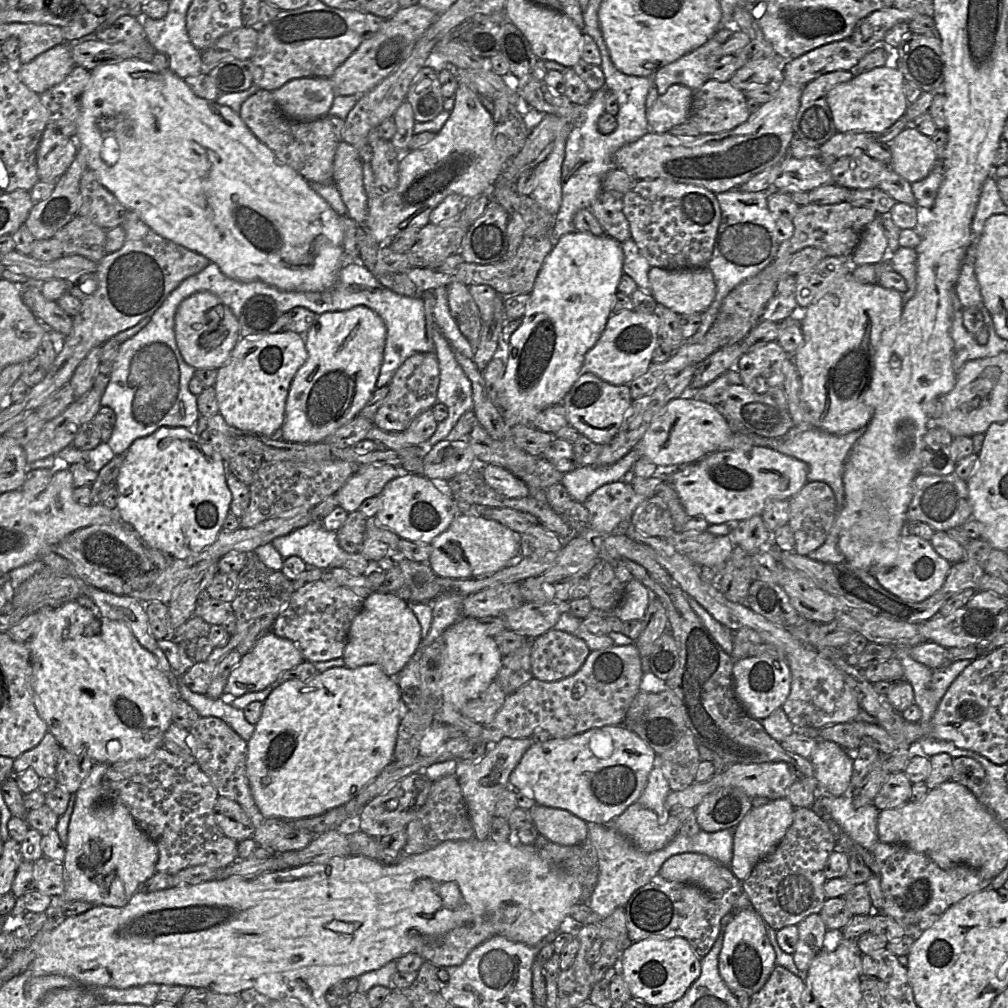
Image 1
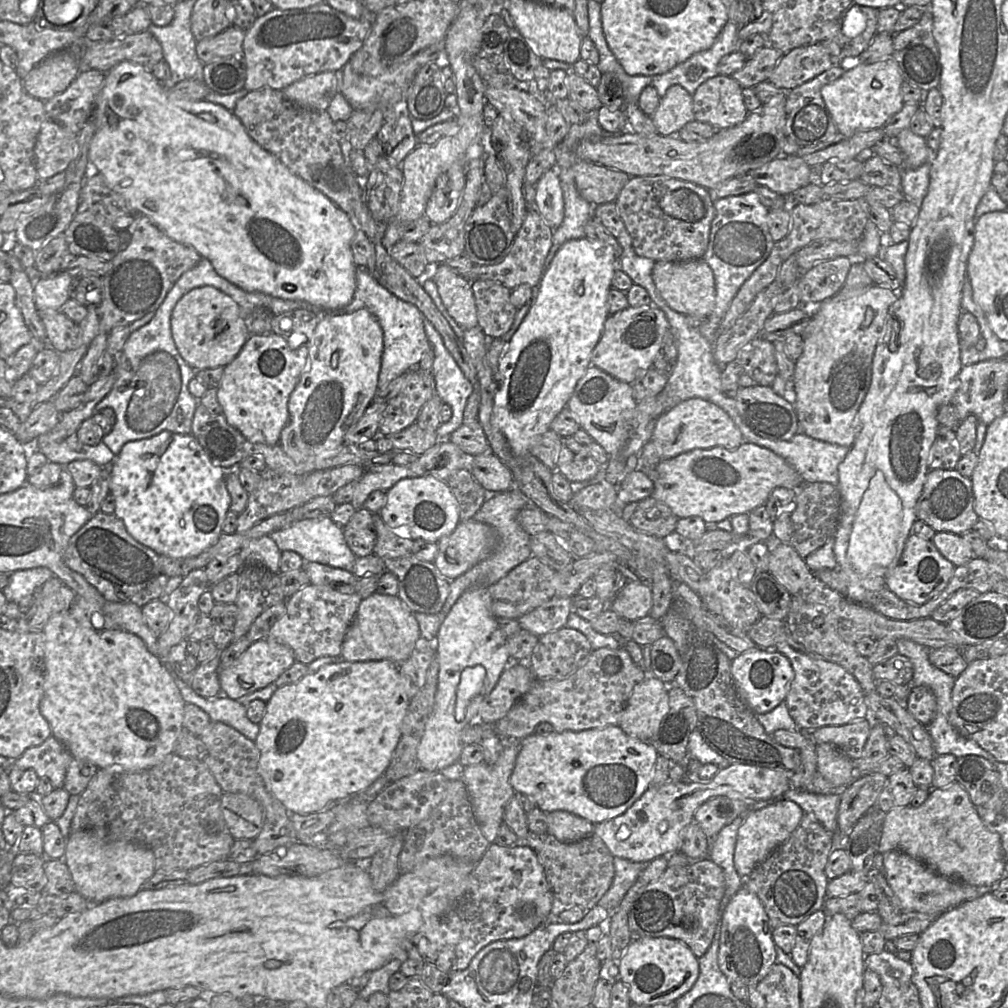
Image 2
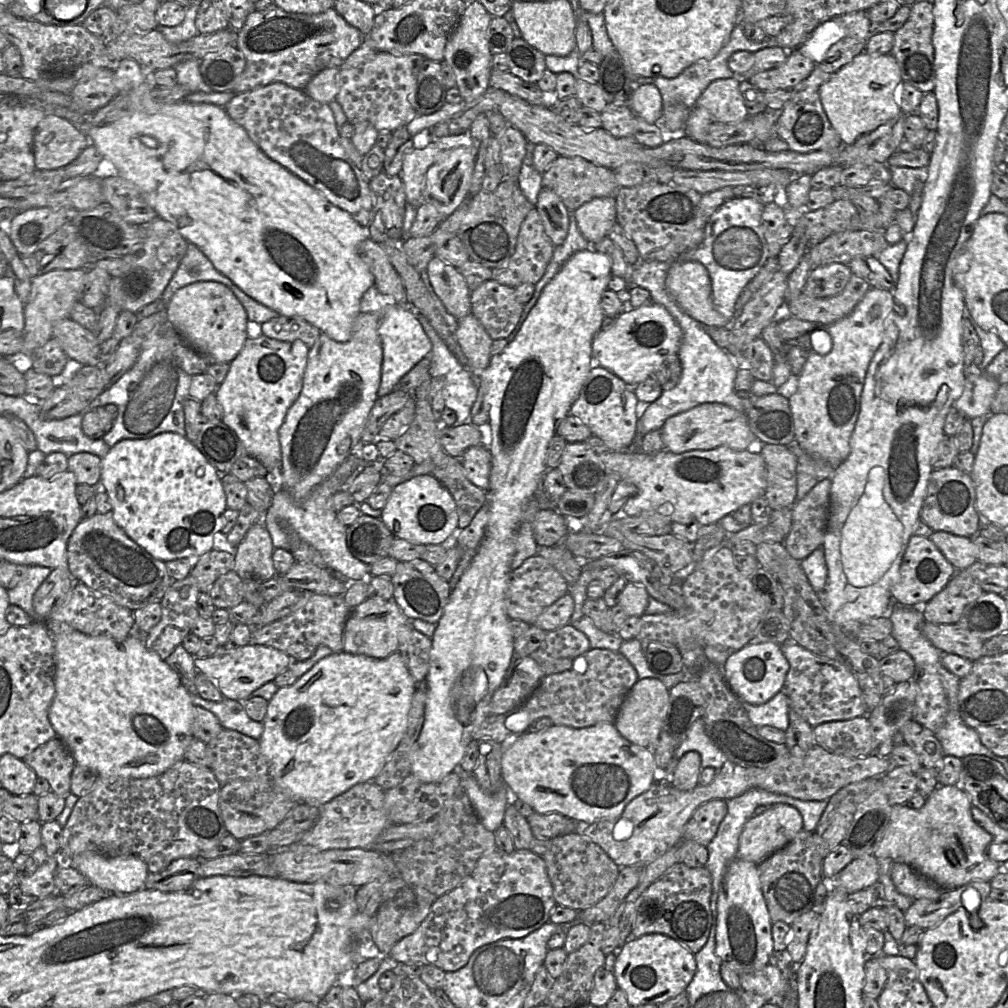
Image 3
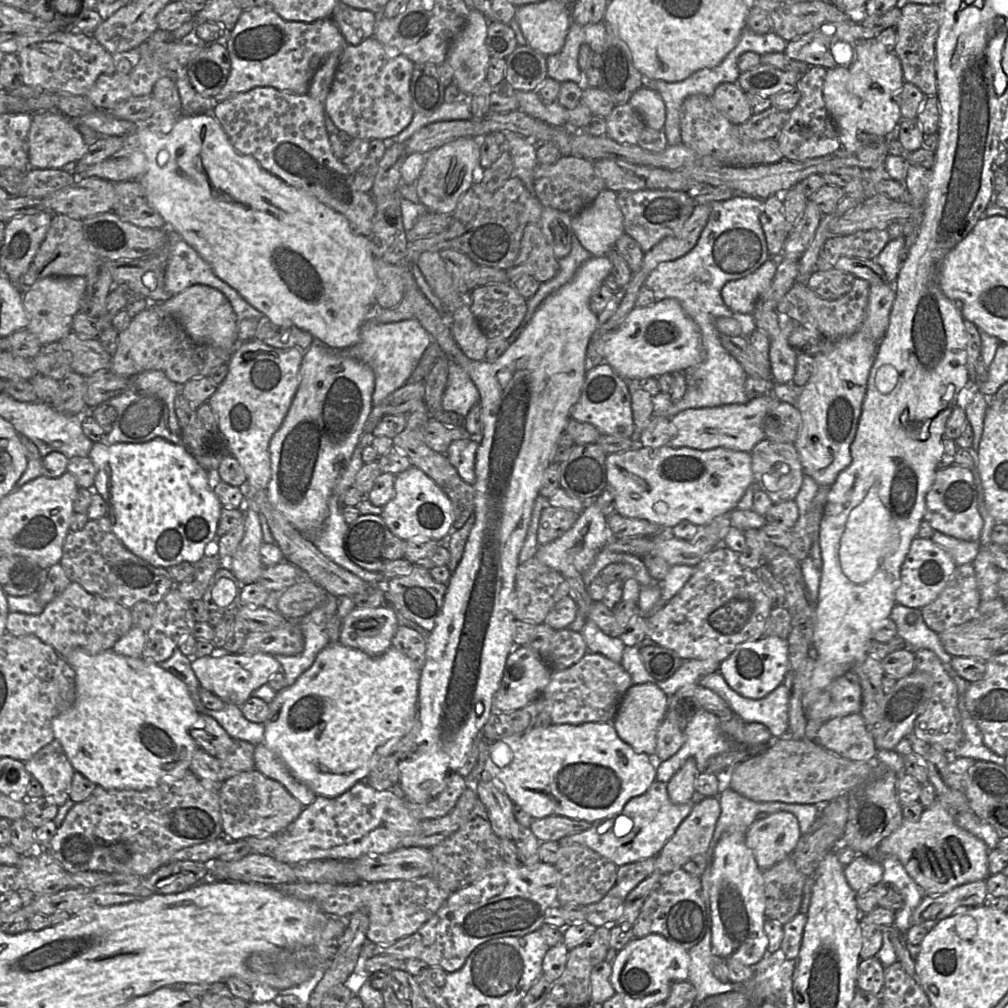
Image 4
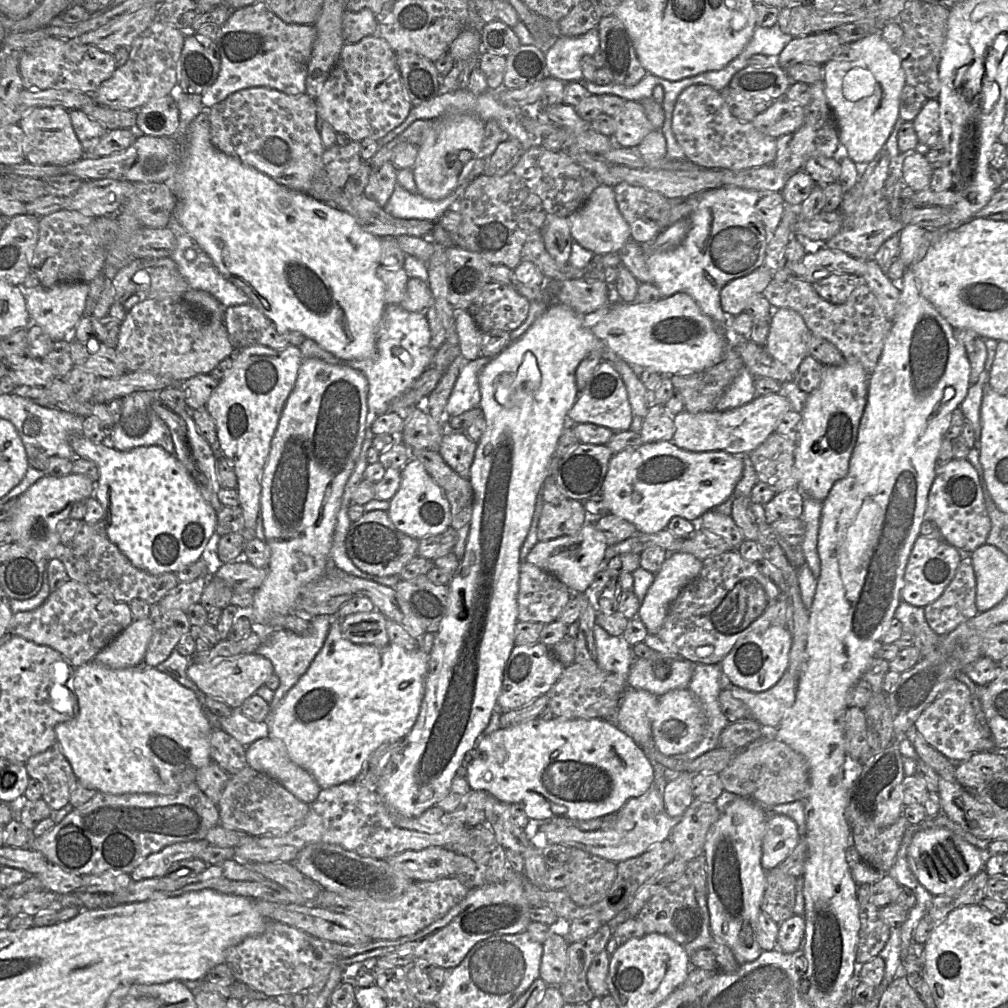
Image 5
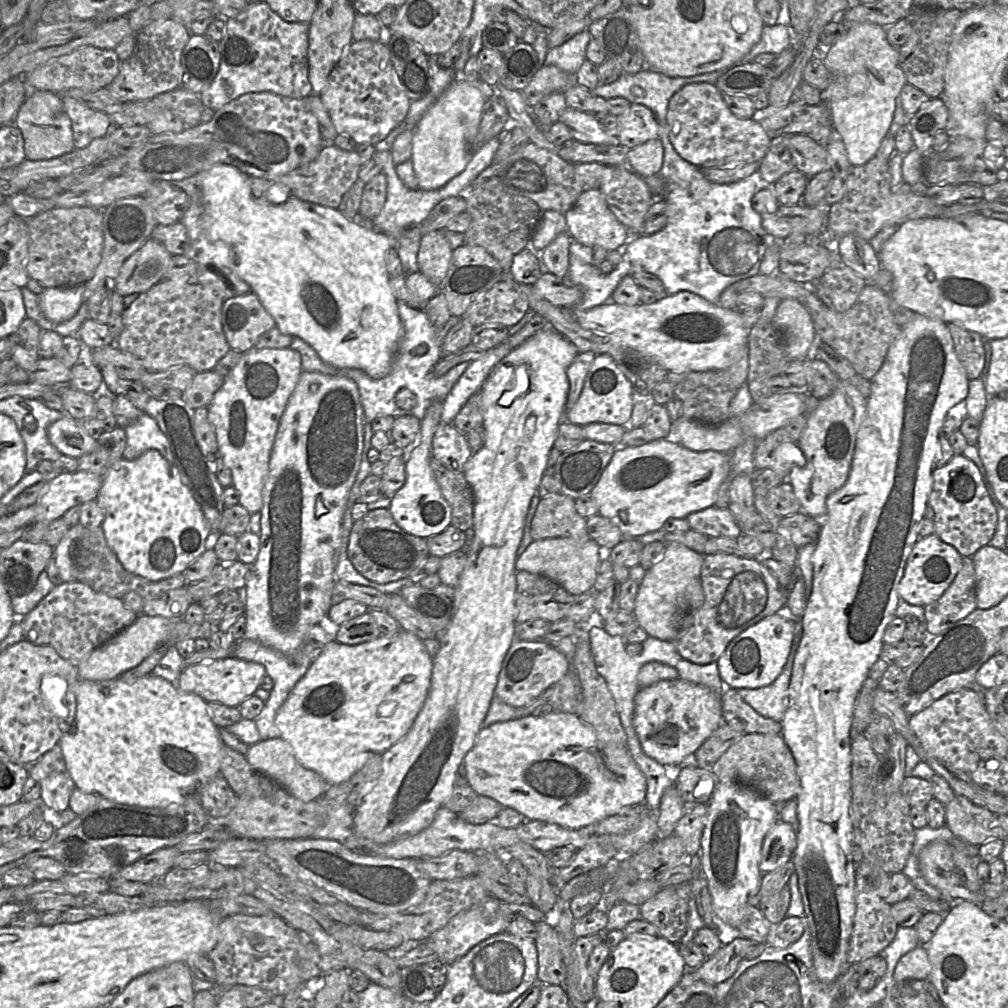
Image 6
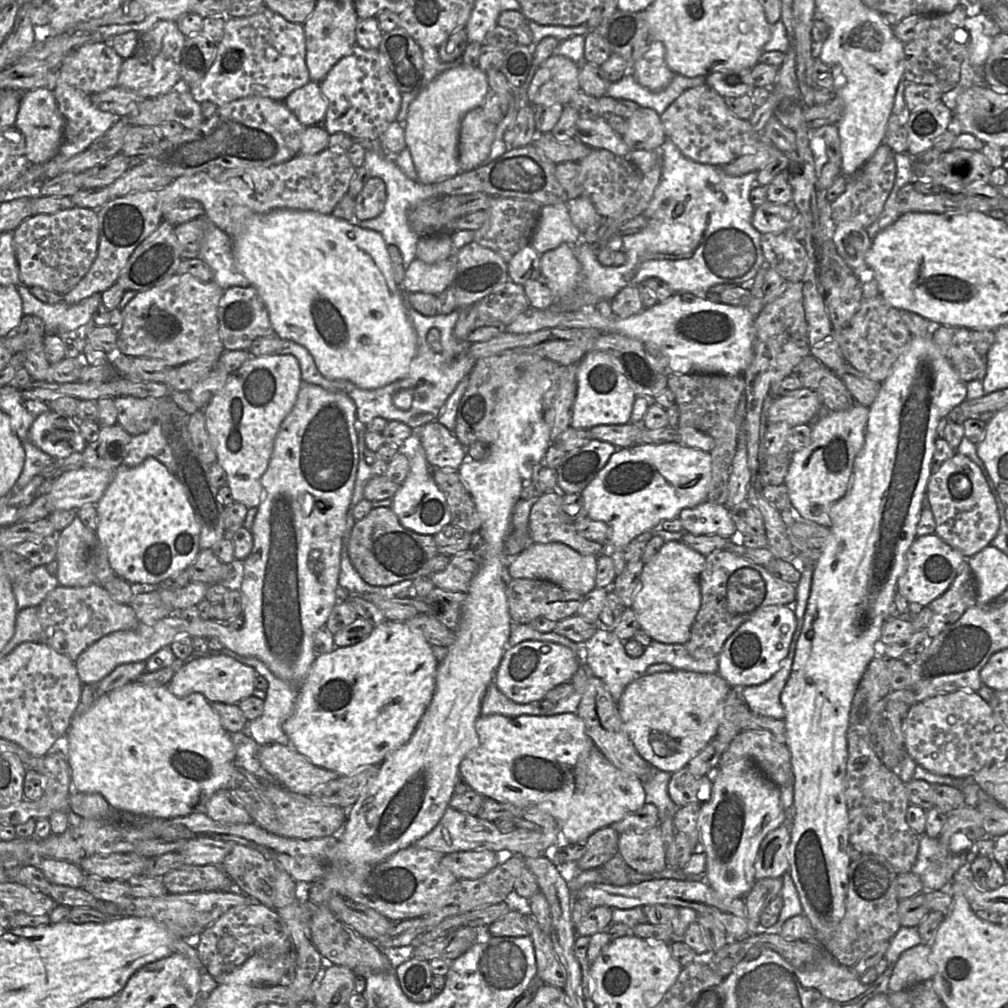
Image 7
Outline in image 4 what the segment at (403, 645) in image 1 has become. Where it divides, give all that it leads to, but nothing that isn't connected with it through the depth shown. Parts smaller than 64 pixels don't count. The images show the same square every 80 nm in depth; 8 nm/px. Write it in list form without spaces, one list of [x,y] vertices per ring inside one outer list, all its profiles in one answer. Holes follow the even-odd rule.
[[[391,605],[378,608],[354,608],[342,621],[339,642],[379,656],[392,647],[393,636],[401,626]]]

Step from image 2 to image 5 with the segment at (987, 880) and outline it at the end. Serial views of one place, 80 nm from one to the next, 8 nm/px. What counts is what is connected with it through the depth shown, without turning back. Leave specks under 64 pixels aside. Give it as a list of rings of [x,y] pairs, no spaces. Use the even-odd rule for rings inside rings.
[[[925,827],[912,838],[908,862],[918,881],[933,896],[940,896],[956,892],[984,869],[986,854],[945,828]]]

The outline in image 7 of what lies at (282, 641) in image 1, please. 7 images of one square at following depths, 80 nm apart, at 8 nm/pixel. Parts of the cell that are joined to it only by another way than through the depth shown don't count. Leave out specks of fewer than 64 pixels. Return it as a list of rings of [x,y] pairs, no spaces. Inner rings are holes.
[[[209,654],[182,666],[172,677],[167,688],[177,697],[186,697],[198,692],[203,694],[210,703],[238,704],[252,695],[257,675],[259,674],[253,667],[243,664],[231,656]]]

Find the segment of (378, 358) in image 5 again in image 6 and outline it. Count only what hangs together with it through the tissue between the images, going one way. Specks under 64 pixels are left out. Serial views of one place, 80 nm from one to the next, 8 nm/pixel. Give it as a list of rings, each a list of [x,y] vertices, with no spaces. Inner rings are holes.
[[[397,301],[397,308],[402,322],[403,334],[400,339],[396,355],[394,357],[390,373],[382,379],[373,379],[364,371],[352,368],[337,368],[321,360],[317,352],[304,340],[293,337],[290,348],[299,352],[302,361],[302,371],[319,372],[325,375],[343,377],[353,380],[359,389],[361,404],[364,411],[364,422],[371,424],[381,416],[414,416],[423,420],[428,408],[436,400],[444,401],[461,375],[470,365],[470,362],[462,362],[441,377],[434,377],[433,369],[443,358],[442,343],[449,330],[459,321],[459,317],[451,316],[447,323],[436,329],[422,310],[410,307],[404,301]],[[407,388],[416,398],[416,404],[409,410],[399,408],[395,403],[395,396],[399,390]]]

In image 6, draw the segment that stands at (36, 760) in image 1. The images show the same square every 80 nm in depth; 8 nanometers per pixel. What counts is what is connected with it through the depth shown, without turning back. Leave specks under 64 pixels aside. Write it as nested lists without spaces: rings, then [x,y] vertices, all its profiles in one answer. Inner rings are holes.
[[[59,744],[28,766],[28,775],[41,785],[41,799],[49,810],[62,812],[69,807],[75,784]]]

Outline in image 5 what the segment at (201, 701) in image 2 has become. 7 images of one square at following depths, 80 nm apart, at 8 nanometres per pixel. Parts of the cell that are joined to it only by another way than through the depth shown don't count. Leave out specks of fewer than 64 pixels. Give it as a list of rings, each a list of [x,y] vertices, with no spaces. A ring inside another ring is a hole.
[[[232,708],[227,717],[218,718],[221,729],[235,738],[243,746],[269,735],[266,721],[250,720],[240,712],[240,708]]]

